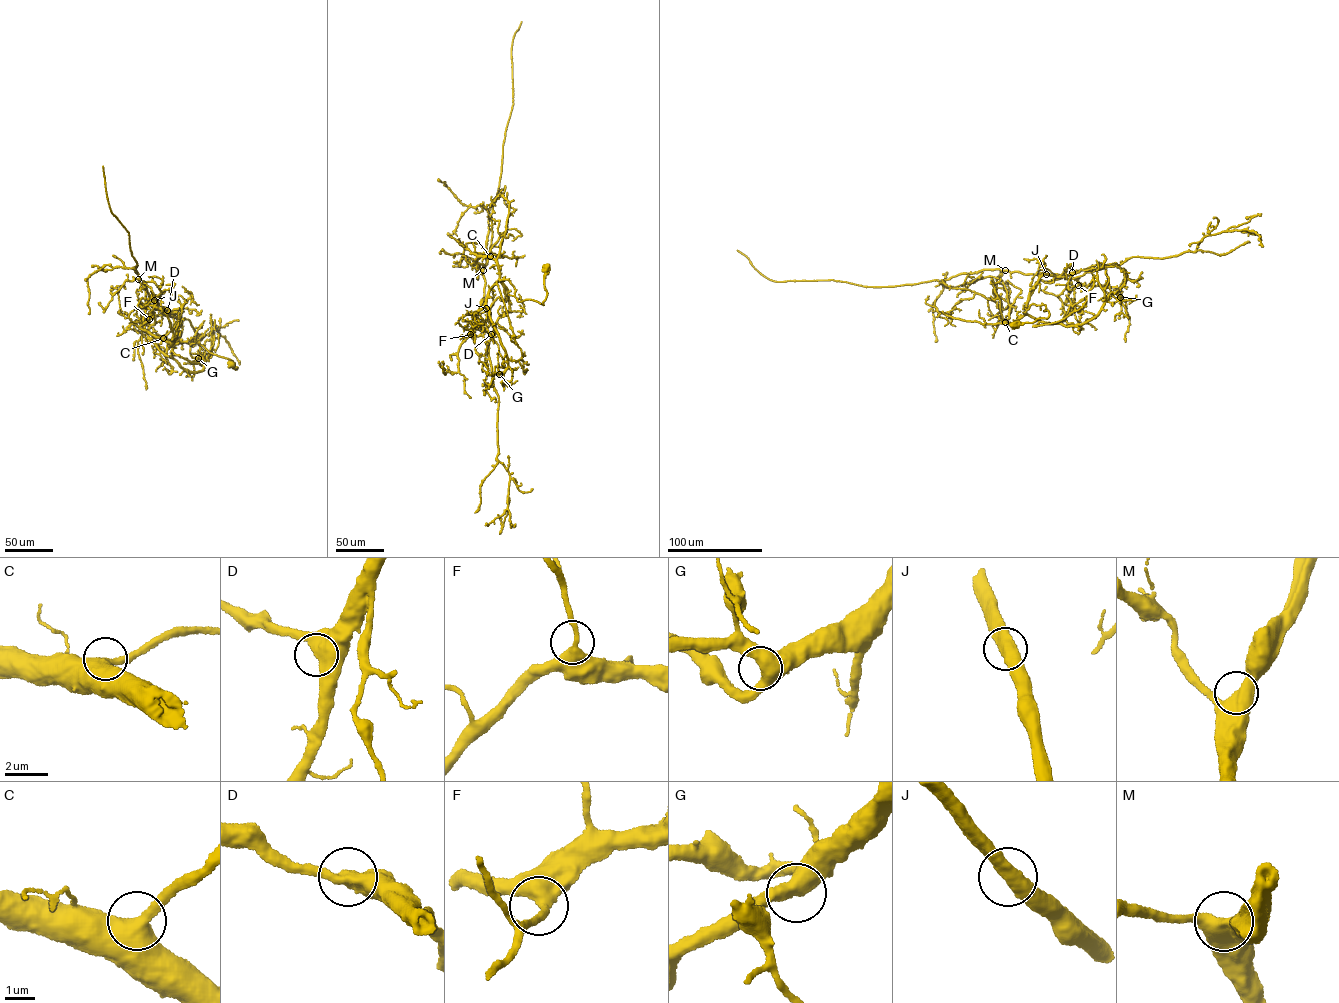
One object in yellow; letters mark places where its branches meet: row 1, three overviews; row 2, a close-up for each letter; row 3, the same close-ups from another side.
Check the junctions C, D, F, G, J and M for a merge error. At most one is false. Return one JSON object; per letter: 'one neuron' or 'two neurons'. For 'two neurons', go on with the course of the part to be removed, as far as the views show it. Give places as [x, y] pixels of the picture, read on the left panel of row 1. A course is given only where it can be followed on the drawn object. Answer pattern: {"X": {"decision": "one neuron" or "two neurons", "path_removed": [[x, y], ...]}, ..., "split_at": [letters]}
{"C": {"decision": "one neuron"}, "D": {"decision": "one neuron"}, "F": {"decision": "one neuron"}, "G": {"decision": "one neuron"}, "J": {"decision": "one neuron"}, "M": {"decision": "one neuron"}, "split_at": []}

